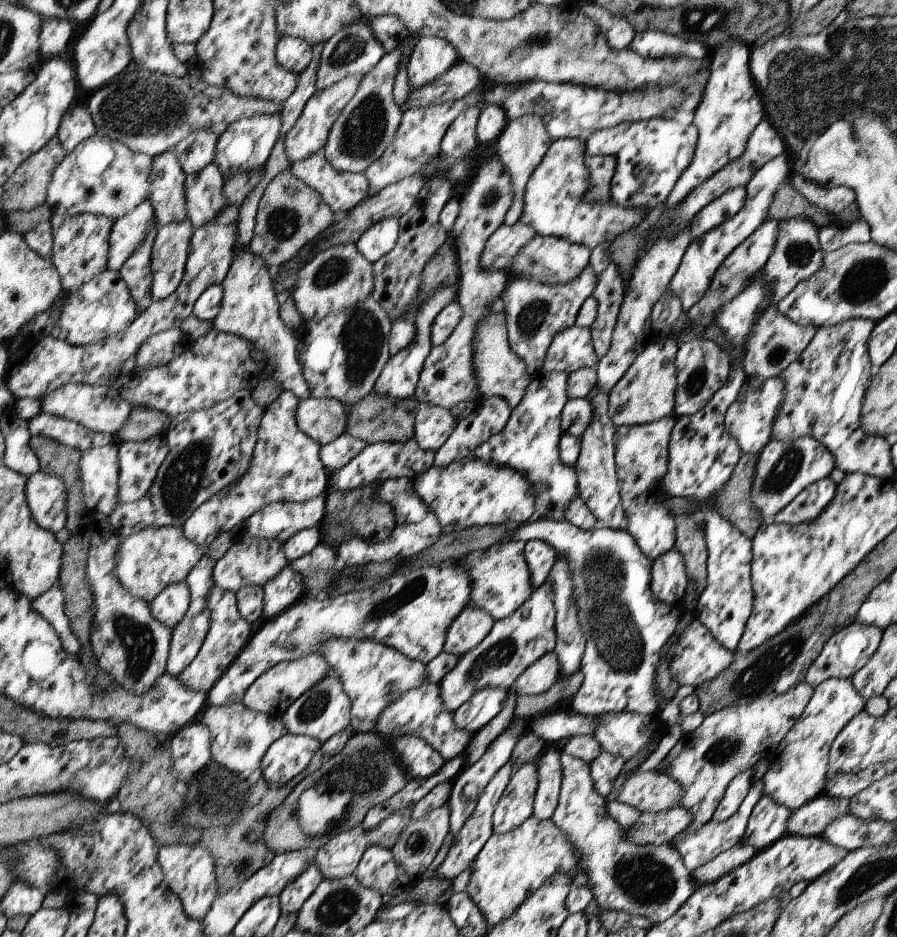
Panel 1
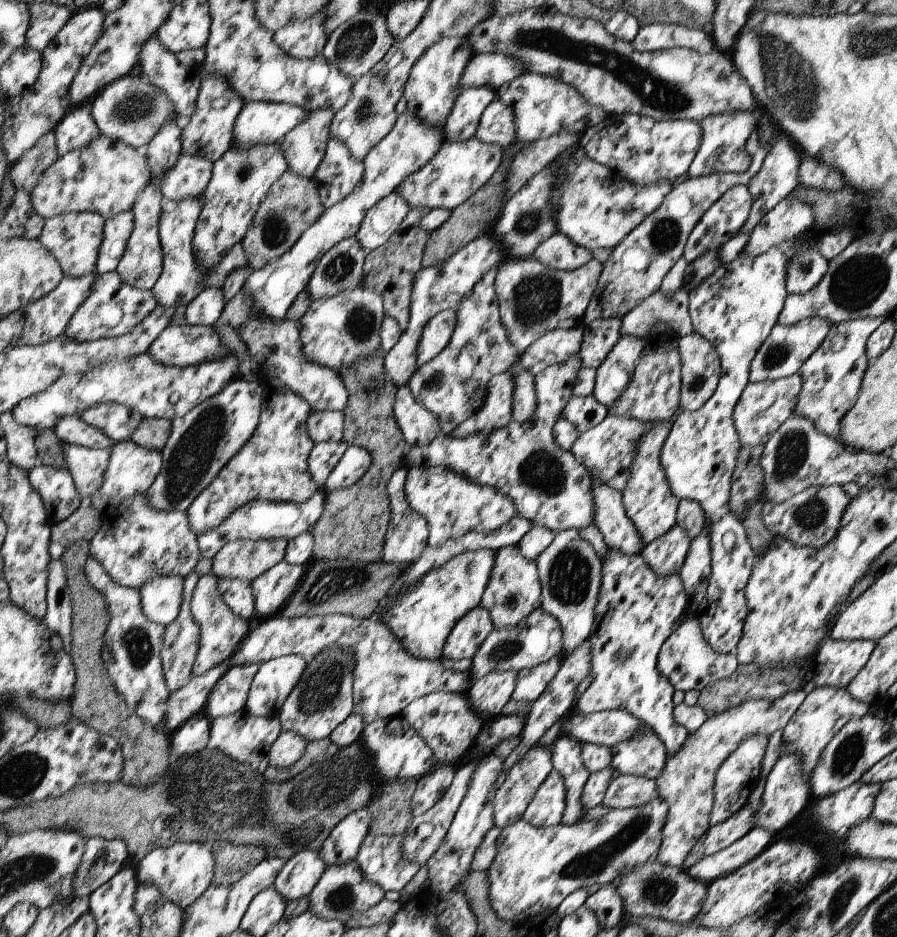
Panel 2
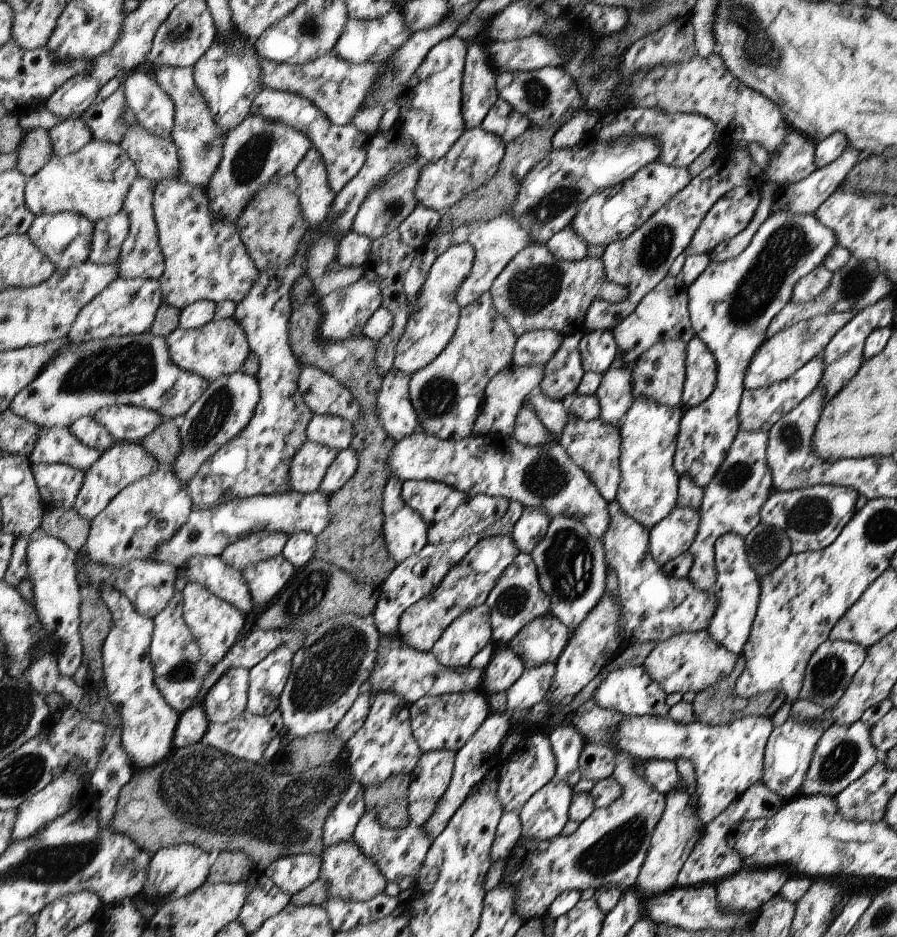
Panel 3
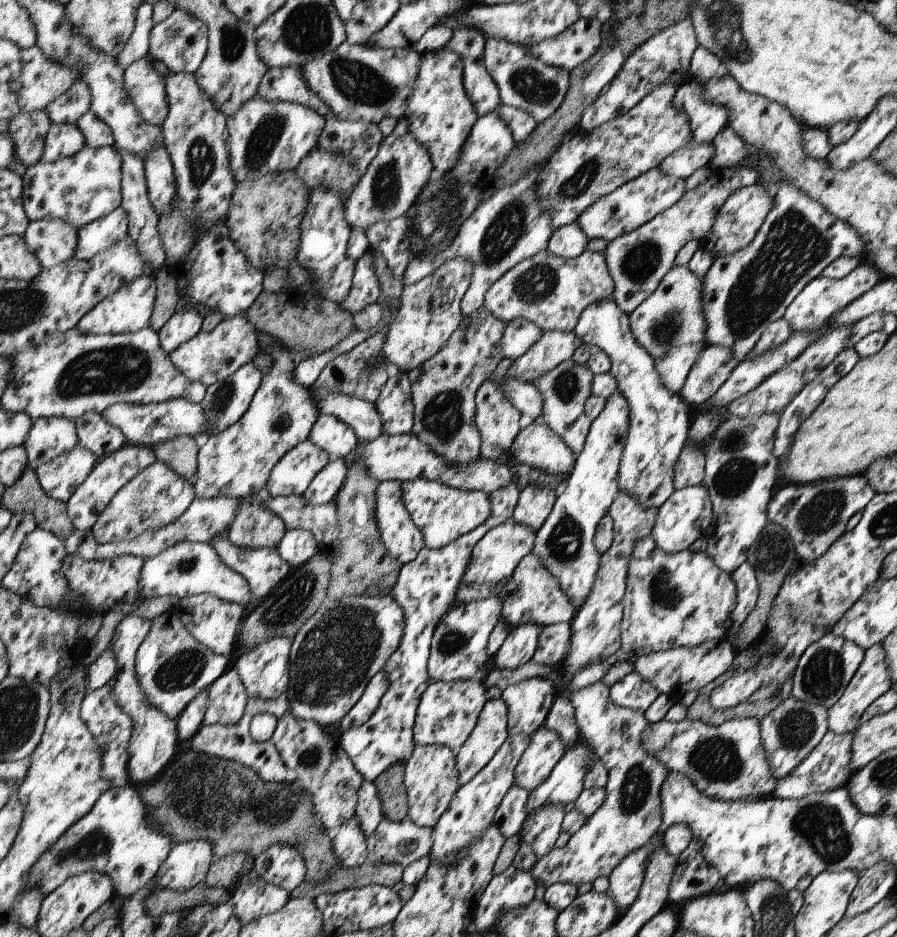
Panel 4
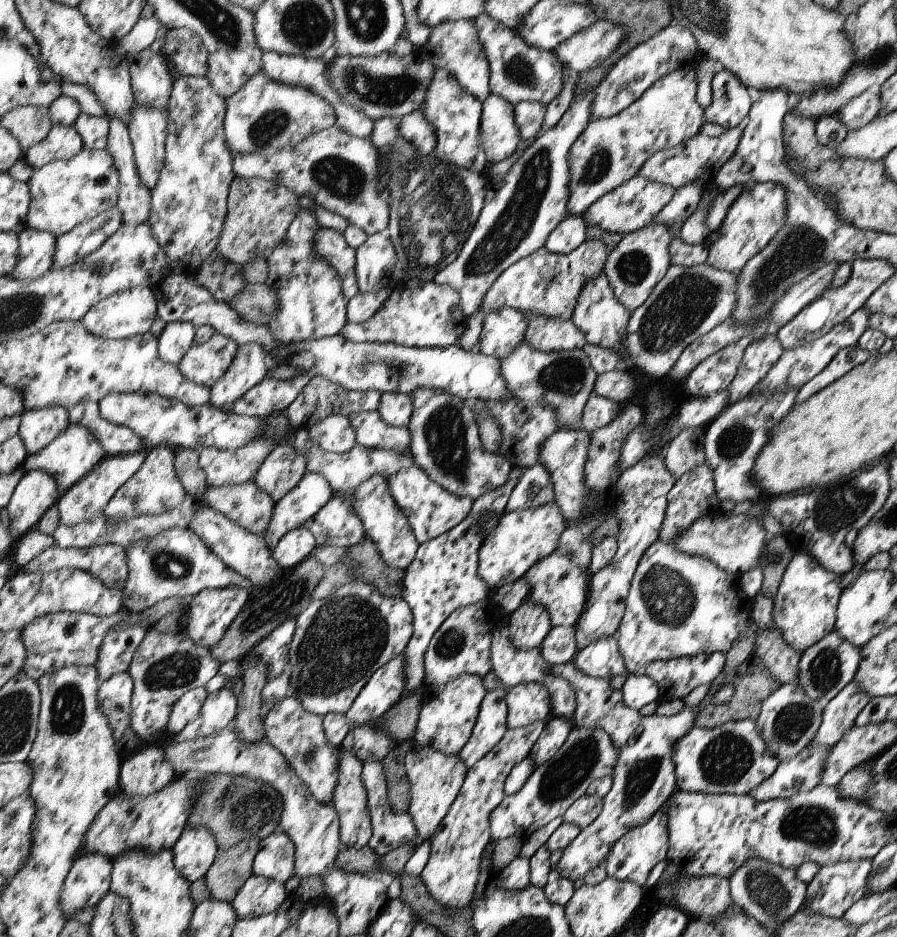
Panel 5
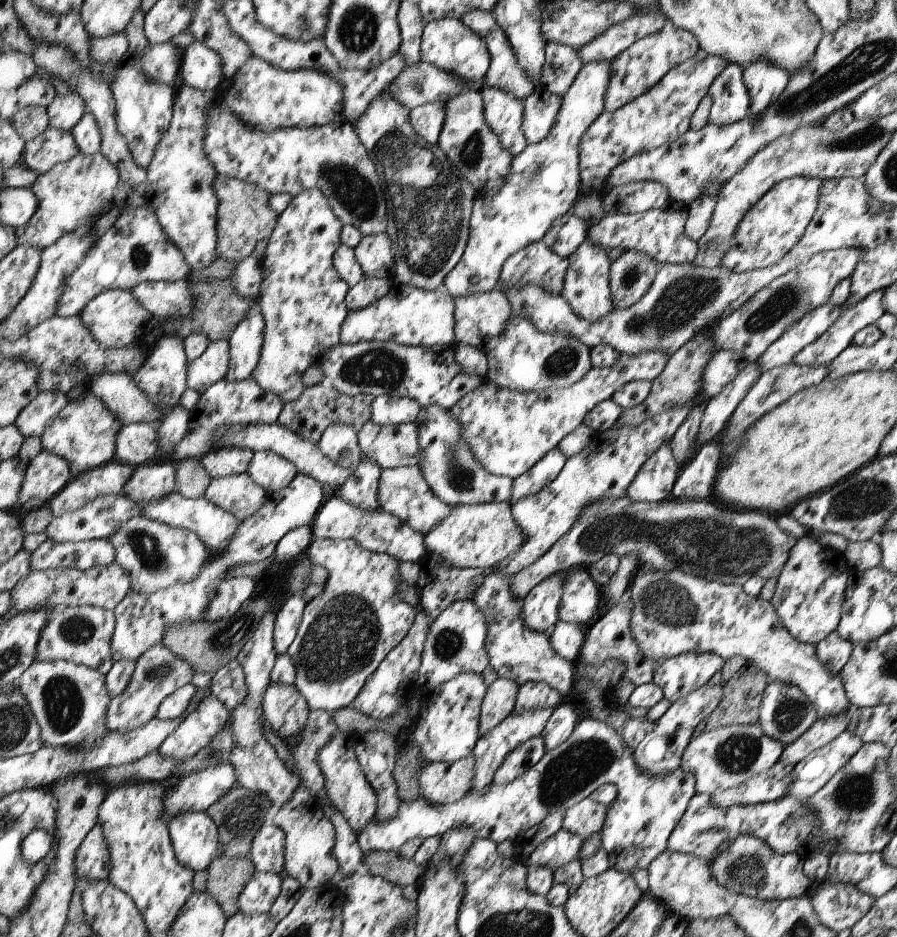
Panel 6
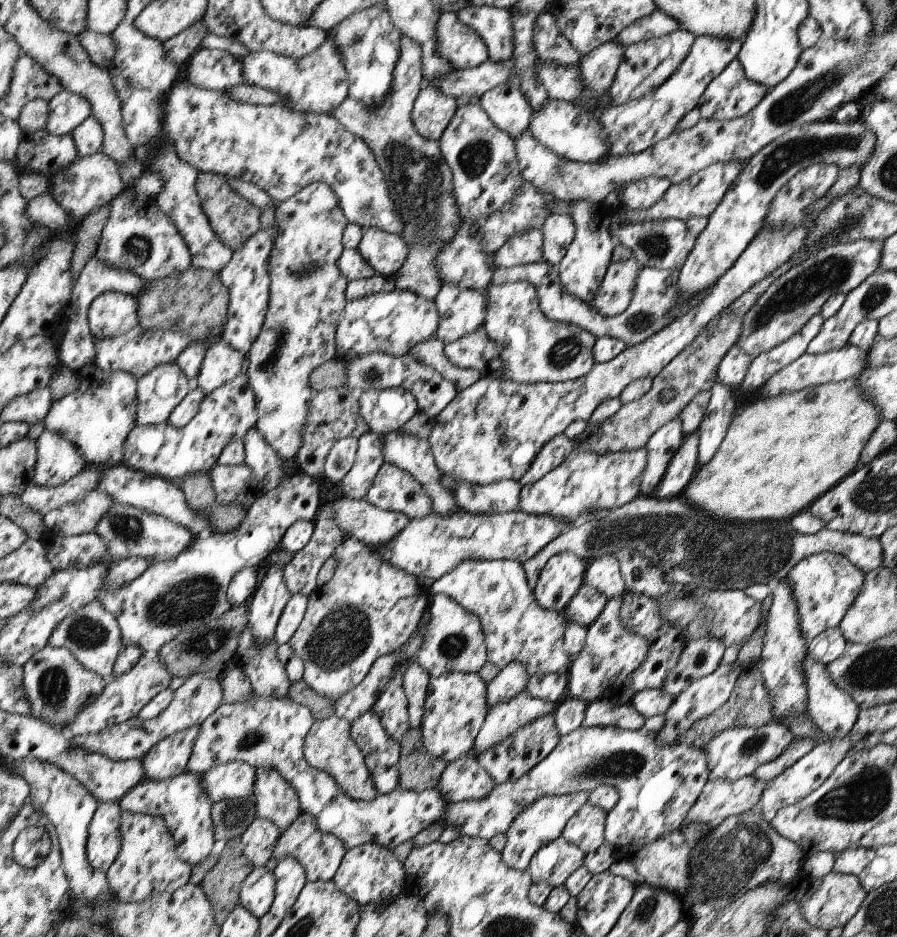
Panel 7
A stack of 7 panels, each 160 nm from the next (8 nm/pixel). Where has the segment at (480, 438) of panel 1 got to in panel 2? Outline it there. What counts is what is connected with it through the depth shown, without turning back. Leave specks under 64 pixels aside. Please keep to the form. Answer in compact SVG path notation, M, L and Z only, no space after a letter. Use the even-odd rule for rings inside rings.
M503 372L492 377L482 408L448 435L463 439L475 434L487 435L506 426L512 420L514 409L513 380L510 372Z

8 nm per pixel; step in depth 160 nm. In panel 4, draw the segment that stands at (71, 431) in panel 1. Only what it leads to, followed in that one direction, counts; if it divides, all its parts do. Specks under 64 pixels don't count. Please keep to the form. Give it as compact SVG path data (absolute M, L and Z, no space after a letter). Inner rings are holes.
M88 411L75 420L79 445L92 451L98 459L106 457L127 444L123 431L113 427L101 413Z

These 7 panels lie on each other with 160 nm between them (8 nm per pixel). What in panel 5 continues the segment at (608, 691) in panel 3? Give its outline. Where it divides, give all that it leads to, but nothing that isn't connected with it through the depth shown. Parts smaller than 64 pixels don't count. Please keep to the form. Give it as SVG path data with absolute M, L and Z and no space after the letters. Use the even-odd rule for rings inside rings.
M630 673L621 688L626 706L636 712L653 700L658 701L660 690L658 683L645 673Z

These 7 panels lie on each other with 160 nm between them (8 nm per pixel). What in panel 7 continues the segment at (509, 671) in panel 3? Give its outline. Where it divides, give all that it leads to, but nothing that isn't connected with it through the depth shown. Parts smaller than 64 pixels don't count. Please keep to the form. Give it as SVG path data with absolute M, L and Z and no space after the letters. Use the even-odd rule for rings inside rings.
M558 553L547 562L539 577L538 584L533 588L536 602L549 611L562 612L570 604L571 598L582 588L583 578L586 576L586 565L583 559L572 553Z

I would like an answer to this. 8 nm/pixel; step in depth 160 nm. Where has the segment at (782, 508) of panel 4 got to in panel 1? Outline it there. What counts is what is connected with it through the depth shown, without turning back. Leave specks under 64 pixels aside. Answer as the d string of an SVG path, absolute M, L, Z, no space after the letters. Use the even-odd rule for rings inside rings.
M829 476L817 480L803 488L803 492L770 522L789 525L799 525L803 522L808 524L835 497L835 490L836 484Z

